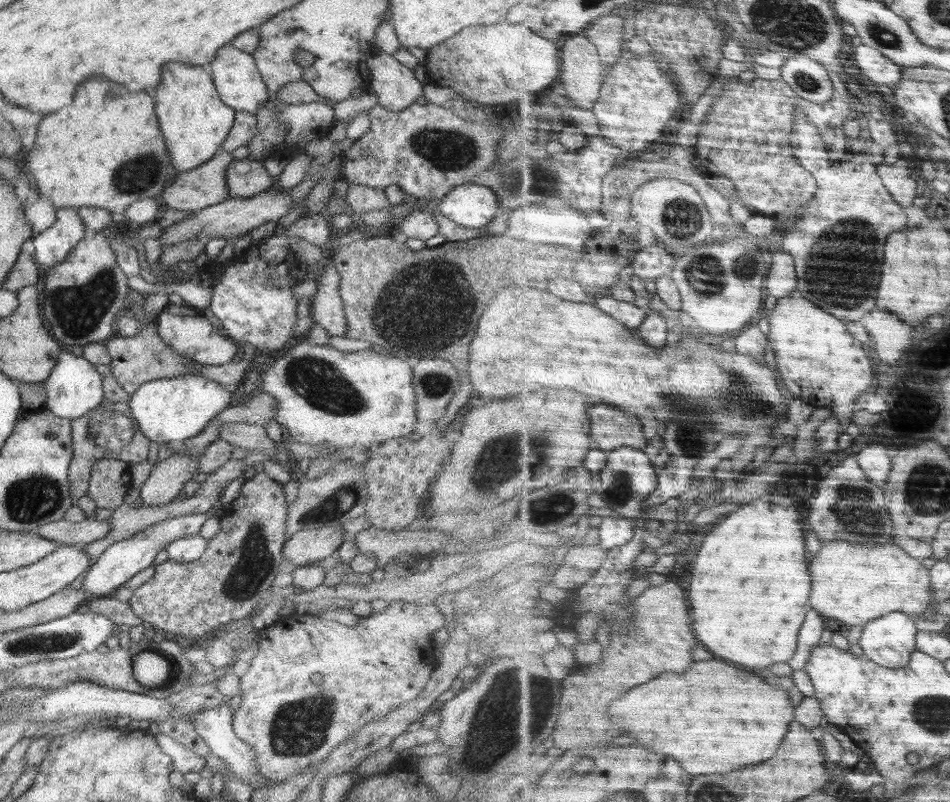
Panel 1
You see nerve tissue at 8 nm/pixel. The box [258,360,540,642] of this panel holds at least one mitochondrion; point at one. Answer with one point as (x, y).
(346, 499)

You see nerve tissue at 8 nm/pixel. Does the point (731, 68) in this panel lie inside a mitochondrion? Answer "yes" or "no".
no

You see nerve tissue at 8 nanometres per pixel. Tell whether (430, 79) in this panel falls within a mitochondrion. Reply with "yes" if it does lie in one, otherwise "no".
no

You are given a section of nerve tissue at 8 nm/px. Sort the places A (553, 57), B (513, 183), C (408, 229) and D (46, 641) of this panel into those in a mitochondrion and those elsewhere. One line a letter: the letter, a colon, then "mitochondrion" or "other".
A: other
B: mitochondrion
C: other
D: mitochondrion

